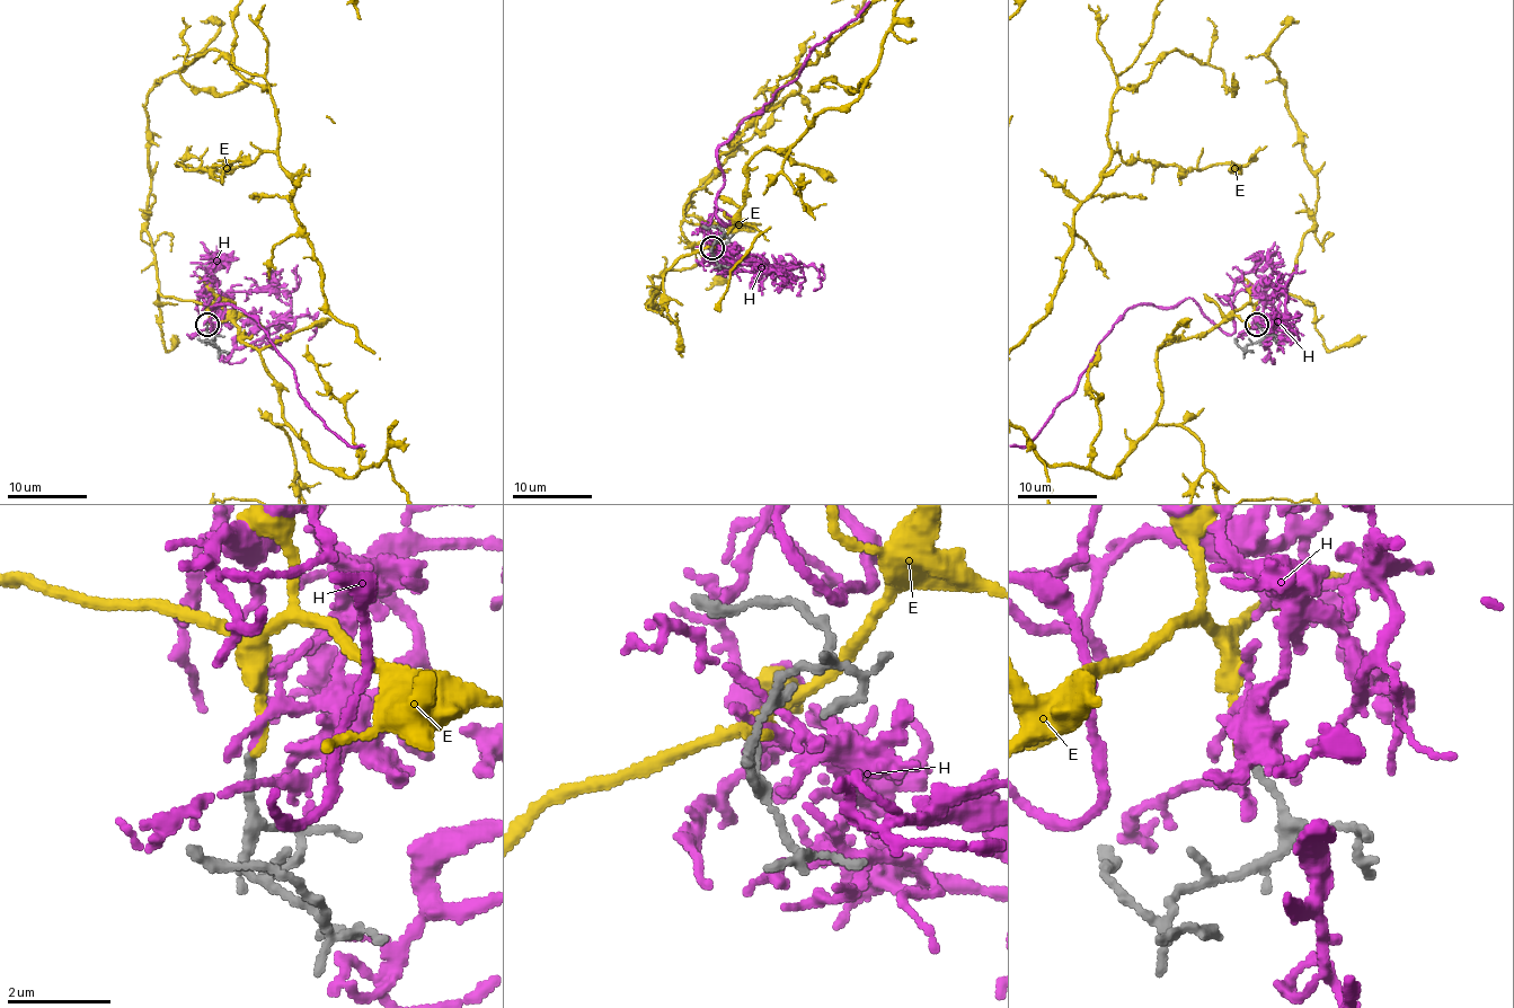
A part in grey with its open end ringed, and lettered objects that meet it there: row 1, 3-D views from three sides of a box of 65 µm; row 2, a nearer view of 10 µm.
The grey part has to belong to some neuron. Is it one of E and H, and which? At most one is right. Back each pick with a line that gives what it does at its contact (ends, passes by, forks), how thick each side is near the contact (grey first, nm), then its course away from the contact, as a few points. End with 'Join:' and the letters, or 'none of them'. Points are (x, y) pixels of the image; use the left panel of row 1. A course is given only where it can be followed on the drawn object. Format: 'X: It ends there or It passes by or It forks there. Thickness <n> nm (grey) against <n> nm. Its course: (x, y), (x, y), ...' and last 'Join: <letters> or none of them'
H: It ends there. Thickness 160 nm (grey) against 200 nm. Its course: (207, 323), (214, 284), (212, 330), (218, 299), (233, 304), (316, 415), (364, 444)
Join: H

